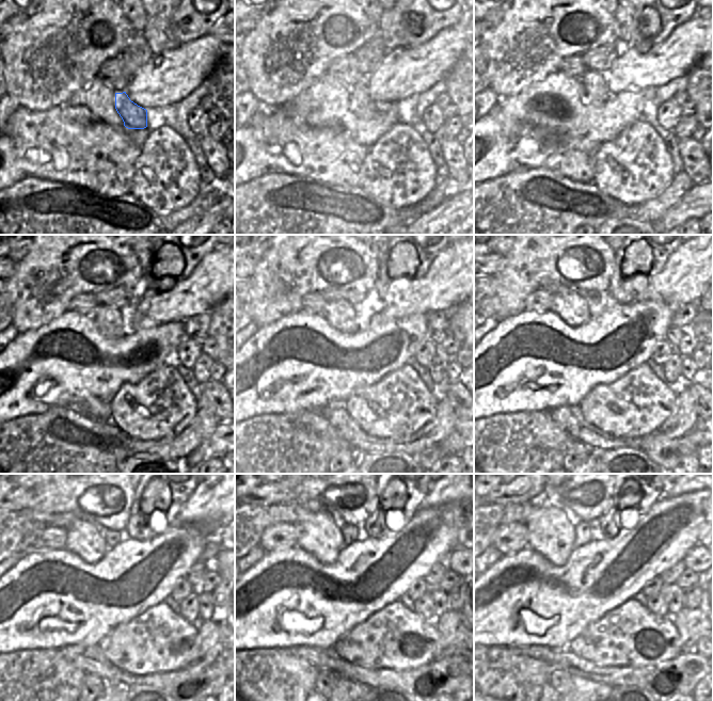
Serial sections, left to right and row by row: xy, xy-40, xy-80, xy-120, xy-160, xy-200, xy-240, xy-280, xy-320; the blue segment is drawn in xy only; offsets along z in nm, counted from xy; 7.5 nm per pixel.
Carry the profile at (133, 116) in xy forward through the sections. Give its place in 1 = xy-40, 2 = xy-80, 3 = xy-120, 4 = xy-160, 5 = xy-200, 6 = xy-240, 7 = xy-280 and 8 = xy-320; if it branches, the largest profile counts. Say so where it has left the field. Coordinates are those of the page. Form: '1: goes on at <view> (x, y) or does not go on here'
1: goes on at xy-40 (362, 104)
2: goes on at xy-80 (599, 90)
3: goes on at xy-120 (107, 316)
4: goes on at xy-160 (345, 317)
5: goes on at xy-200 (573, 308)
6: goes on at xy-240 (82, 538)
7: goes on at xy-280 (318, 537)
8: goes on at xy-320 (551, 530)

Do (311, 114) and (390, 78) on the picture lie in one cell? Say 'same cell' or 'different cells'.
different cells

